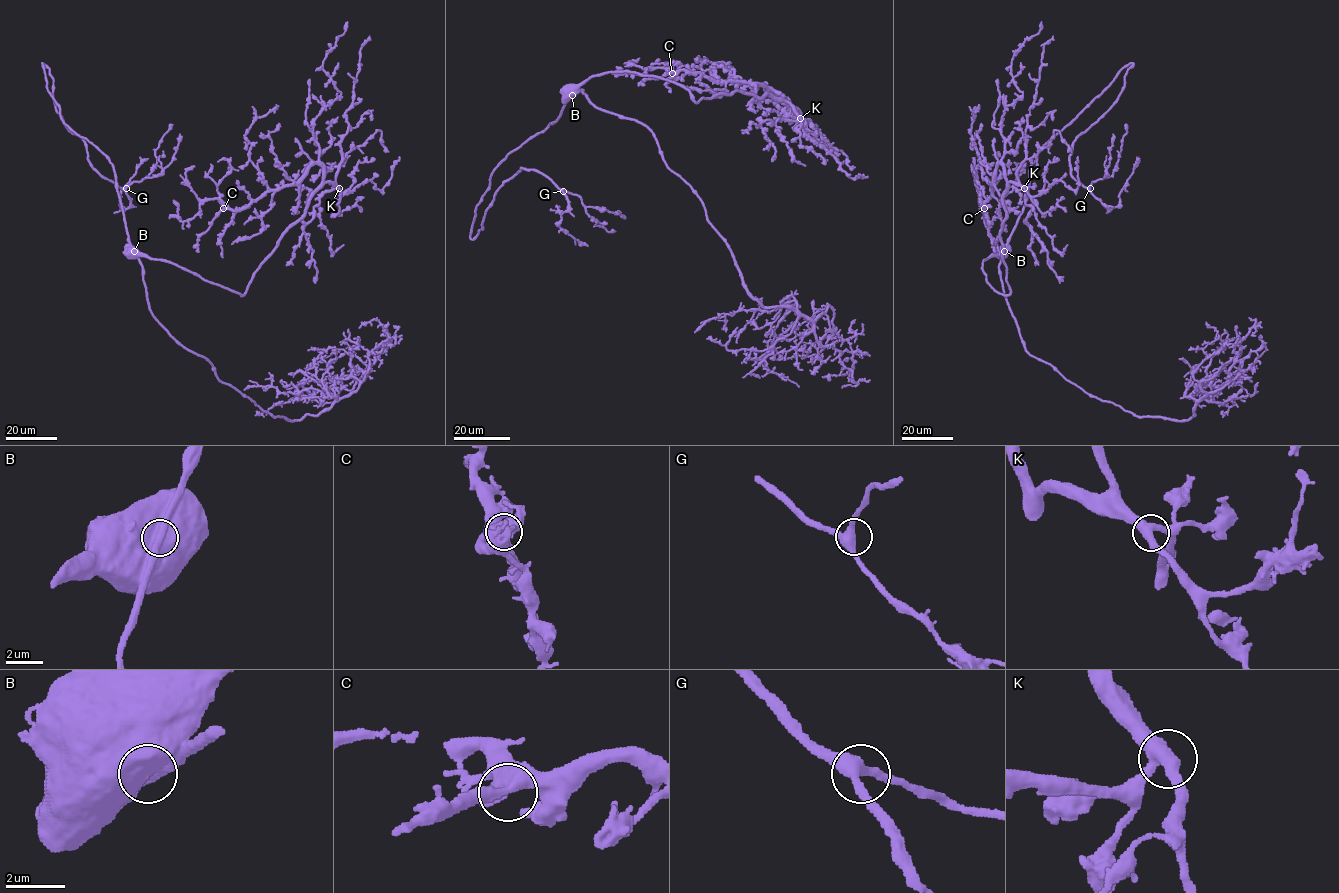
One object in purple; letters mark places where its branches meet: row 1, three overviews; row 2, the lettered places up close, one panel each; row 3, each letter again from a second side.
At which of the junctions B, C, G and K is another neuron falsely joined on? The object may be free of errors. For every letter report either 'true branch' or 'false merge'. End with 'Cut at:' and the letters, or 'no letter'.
B: false merge
C: true branch
G: true branch
K: true branch
Cut at: B

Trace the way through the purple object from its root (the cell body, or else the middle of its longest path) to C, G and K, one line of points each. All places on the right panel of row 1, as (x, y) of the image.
C: (1000, 252), (983, 262), (982, 270), (996, 291), (1008, 295), (1000, 238), (1006, 217), (1000, 164), (984, 208)
G: (1000, 252), (1022, 211), (1029, 169), (1041, 149), (1132, 63), (1117, 100), (1072, 144), (1071, 174), (1090, 188)
K: (1000, 252), (982, 270), (996, 291), (1008, 295), (1003, 195), (1010, 182), (1024, 188)

